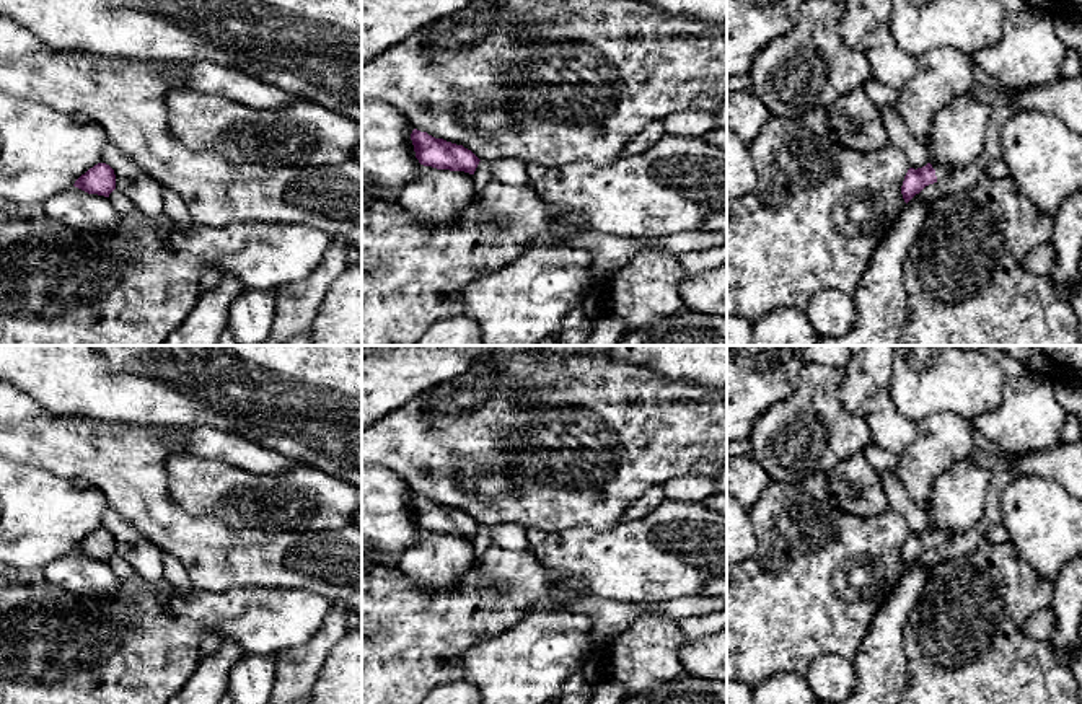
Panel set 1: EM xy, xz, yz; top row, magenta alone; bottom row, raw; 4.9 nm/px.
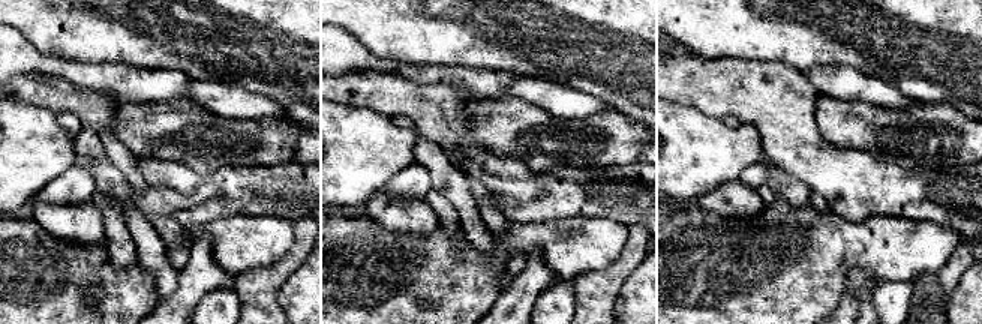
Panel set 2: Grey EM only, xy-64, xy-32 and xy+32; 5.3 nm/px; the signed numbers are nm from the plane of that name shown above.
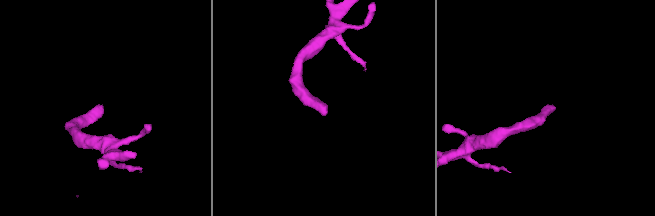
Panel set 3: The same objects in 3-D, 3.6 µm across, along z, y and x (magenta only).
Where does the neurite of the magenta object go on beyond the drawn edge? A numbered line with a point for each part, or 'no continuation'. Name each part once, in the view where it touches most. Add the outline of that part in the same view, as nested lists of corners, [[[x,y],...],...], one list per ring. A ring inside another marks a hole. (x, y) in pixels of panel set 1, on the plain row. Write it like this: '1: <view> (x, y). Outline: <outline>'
1: yz (942, 536). Outline: [[[932,528],[932,533],[935,535],[937,548],[945,544],[952,538],[952,535],[943,530]]]

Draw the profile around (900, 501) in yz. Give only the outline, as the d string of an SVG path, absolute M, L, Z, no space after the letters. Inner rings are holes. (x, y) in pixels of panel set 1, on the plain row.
M890 471L878 473L882 487L890 502L890 510L906 520L909 533L917 535L926 531L929 528L926 512L911 499L898 474Z

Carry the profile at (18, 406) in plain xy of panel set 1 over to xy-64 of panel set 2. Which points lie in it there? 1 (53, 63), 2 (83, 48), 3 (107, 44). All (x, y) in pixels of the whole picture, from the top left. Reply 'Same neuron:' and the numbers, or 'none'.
Same neuron: 1

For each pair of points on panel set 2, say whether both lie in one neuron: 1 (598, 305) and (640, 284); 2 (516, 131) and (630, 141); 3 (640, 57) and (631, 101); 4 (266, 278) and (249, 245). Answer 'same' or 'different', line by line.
1: different
2: same
3: same
4: different

